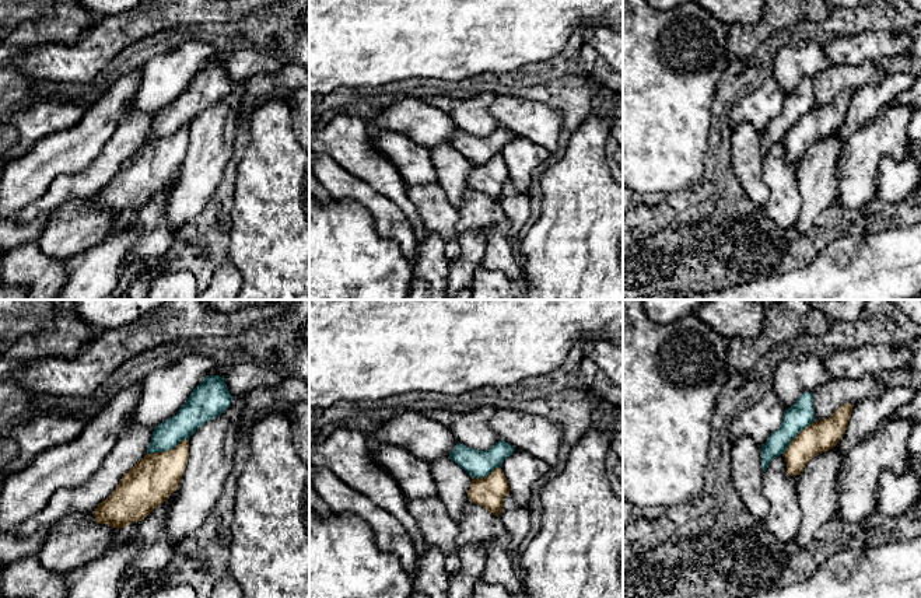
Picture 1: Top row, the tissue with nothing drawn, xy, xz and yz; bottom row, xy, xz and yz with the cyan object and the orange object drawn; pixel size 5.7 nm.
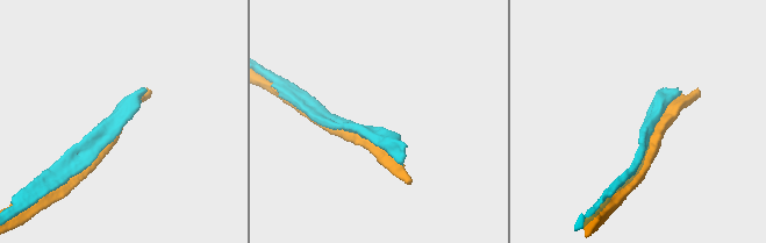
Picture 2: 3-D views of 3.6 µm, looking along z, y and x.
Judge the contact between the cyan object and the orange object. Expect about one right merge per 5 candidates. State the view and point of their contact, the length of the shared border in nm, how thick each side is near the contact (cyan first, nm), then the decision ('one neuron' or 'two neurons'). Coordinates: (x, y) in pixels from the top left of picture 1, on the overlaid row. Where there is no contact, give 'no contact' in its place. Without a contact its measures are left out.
xy (167, 450) | 260 nm | 160/280 nm | two neurons

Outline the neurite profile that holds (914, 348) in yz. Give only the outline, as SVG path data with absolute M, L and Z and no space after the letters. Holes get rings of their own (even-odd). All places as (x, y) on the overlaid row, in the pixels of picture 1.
M921 338L914 340L910 345L907 345L907 347L911 352L911 360L910 360L908 367L913 371L920 371L921 373Z

